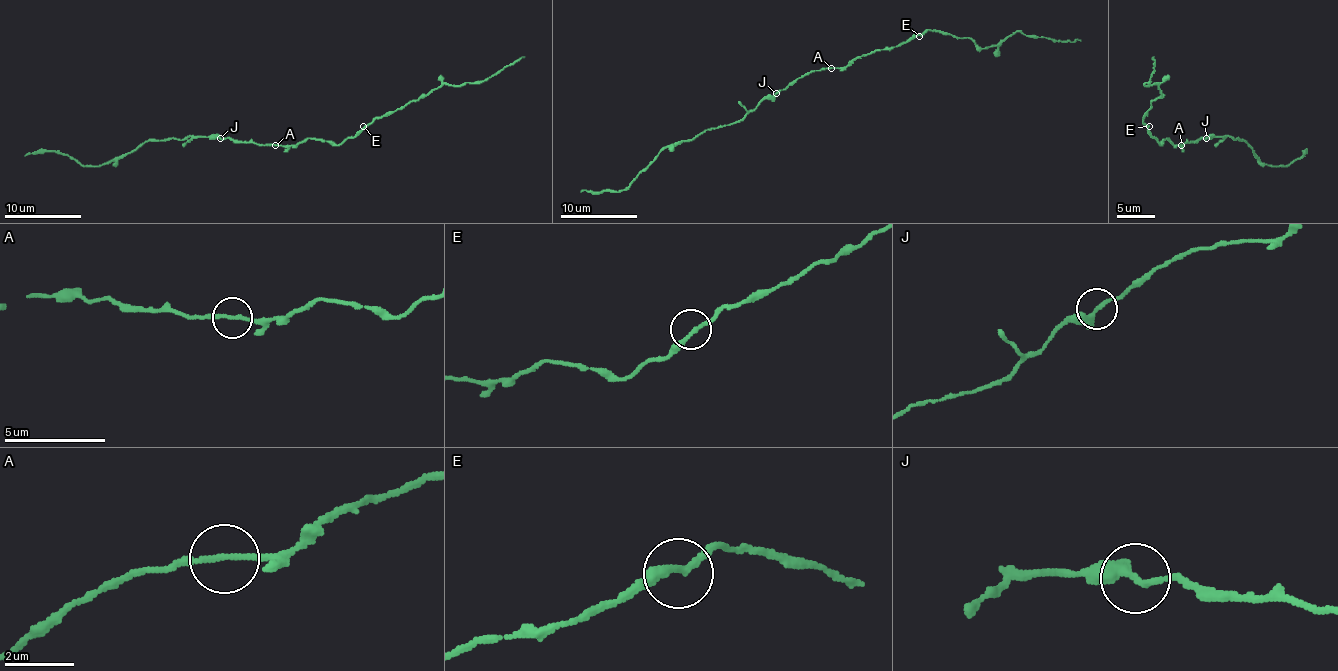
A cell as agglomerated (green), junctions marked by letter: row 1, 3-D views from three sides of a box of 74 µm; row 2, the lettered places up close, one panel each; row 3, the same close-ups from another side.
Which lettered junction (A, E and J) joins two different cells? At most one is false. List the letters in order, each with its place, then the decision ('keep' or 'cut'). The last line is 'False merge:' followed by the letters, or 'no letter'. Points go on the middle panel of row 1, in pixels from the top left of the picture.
A: at (831, 68); keep
E: at (919, 36); keep
J: at (776, 93); keep
False merge: no letter

